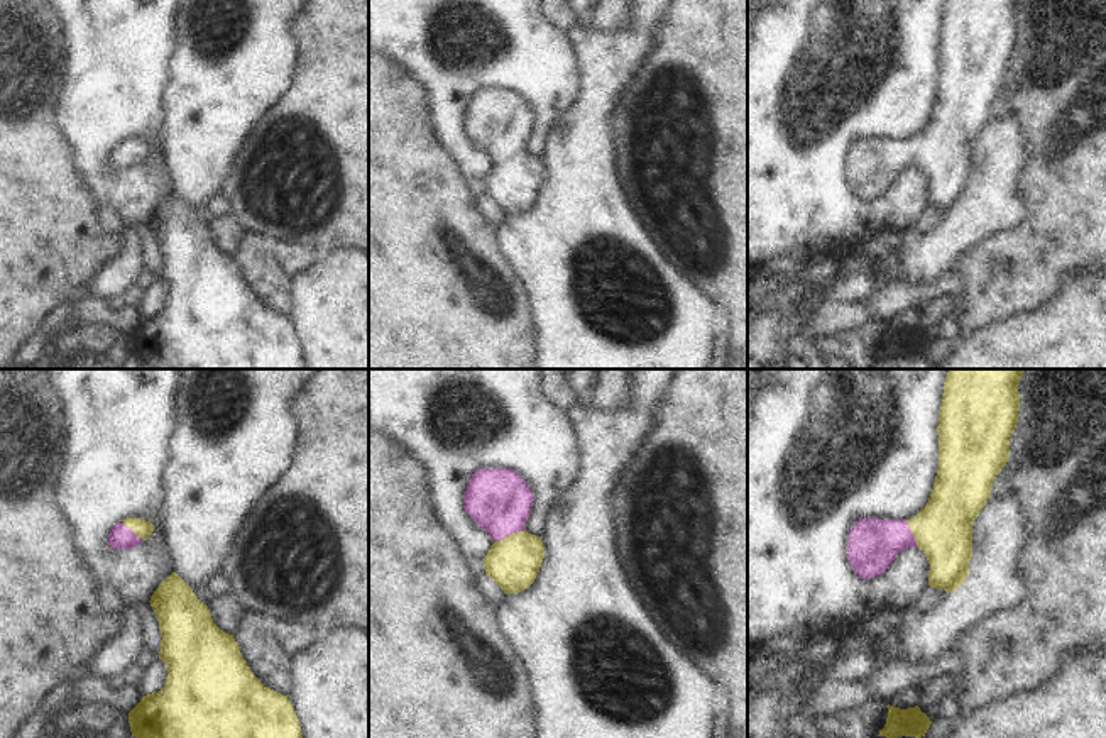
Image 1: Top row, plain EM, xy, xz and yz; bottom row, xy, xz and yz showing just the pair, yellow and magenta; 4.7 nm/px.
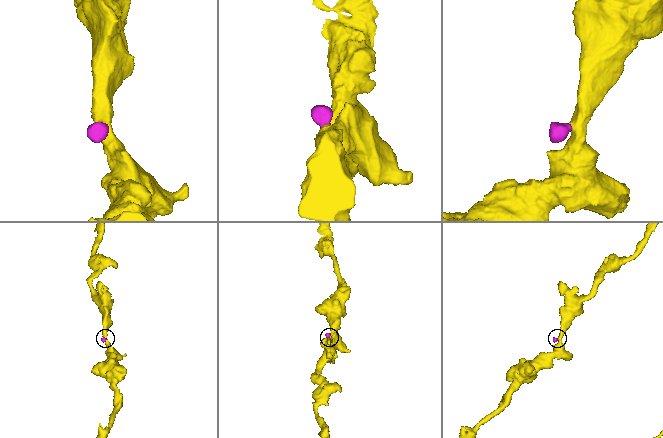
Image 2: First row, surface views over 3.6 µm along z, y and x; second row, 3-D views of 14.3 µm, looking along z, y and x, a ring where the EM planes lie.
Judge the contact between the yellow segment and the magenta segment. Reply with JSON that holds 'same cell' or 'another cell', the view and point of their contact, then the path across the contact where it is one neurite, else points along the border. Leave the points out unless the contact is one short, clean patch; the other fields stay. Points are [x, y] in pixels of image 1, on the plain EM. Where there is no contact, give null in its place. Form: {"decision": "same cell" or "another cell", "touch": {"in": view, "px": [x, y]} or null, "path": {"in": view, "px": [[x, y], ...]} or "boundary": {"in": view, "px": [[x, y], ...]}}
{"decision": "same cell", "touch": {"in": "xz", "px": [509, 156]}, "path": {"in": "xz", "px": [[513, 185], [509, 156], [499, 121]]}}

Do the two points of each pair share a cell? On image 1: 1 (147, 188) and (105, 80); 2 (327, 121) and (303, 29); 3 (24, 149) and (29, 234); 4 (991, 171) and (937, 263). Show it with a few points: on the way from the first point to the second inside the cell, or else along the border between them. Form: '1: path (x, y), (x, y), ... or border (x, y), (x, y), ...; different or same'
1: path (114, 180), (100, 166), (100, 114); same
2: path (327, 99), (325, 51); same
3: path (24, 170), (24, 214); same
4: path (991, 193), (991, 203), (954, 241); same

